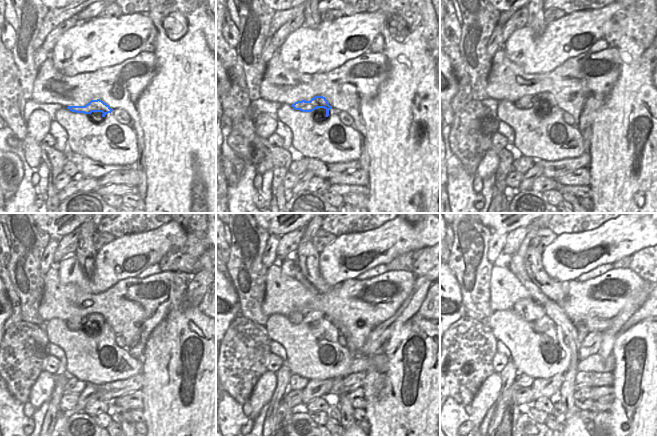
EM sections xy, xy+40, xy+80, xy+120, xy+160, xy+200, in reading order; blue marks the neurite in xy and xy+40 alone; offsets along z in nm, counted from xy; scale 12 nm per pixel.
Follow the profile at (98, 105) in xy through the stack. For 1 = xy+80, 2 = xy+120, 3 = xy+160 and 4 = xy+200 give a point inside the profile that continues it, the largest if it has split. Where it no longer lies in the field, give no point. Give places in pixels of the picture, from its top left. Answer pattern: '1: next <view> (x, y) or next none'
1: next xy+80 (526, 102)
2: next xy+120 (76, 323)
3: next xy+160 (296, 317)
4: next xy+200 (527, 308)

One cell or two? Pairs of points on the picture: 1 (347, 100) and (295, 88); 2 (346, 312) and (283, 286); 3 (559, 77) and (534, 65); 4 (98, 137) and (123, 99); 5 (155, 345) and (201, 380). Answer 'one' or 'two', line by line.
1: one
2: two
3: two
4: two
5: one

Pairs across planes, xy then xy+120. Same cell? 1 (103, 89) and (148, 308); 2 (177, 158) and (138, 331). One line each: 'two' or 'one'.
1: one
2: two

